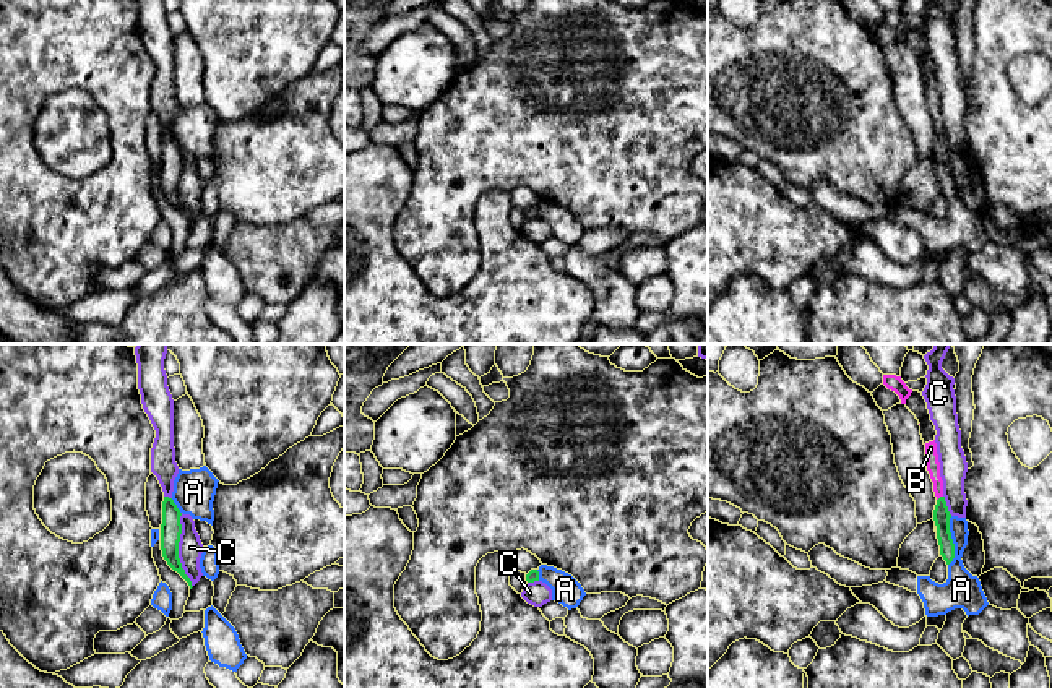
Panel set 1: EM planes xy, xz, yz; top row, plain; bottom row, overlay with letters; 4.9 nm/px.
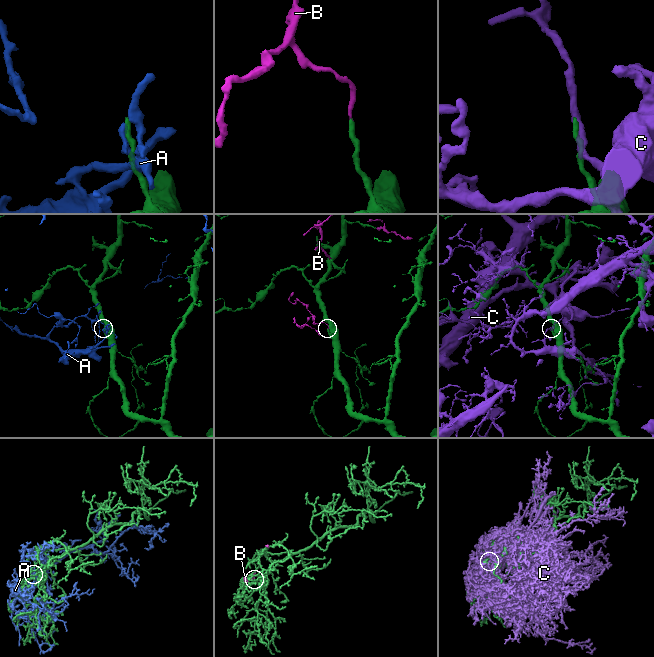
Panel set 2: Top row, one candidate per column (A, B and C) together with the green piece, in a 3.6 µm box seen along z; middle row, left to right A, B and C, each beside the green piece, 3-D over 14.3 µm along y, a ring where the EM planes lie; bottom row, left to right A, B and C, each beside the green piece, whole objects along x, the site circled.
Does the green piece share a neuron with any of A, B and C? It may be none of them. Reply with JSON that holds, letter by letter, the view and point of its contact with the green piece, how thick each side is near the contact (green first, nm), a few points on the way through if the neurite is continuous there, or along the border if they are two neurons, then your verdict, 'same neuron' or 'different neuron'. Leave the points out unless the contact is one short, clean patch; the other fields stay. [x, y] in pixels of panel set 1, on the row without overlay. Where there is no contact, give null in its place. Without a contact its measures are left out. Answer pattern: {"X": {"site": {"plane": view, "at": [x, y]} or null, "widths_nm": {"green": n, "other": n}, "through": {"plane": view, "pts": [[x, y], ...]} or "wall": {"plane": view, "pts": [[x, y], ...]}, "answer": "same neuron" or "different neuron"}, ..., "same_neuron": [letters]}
{"A": {"site": {"plane": "yz", "at": [952, 177]}, "widths_nm": {"green": 80, "other": 180}, "answer": "different neuron"}, "B": {"site": {"plane": "yz", "at": [939, 135]}, "widths_nm": {"green": 80, "other": 60}, "answer": "different neuron"}, "C": {"site": {"plane": "xy", "at": [177, 187]}, "widths_nm": {"green": 110, "other": 120}, "answer": "different neuron"}, "same_neuron": []}

